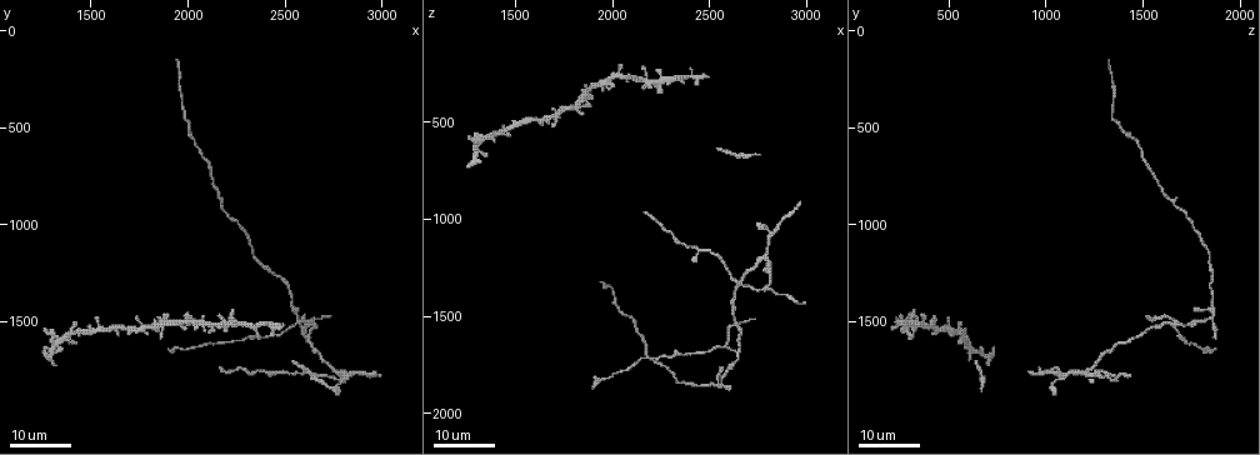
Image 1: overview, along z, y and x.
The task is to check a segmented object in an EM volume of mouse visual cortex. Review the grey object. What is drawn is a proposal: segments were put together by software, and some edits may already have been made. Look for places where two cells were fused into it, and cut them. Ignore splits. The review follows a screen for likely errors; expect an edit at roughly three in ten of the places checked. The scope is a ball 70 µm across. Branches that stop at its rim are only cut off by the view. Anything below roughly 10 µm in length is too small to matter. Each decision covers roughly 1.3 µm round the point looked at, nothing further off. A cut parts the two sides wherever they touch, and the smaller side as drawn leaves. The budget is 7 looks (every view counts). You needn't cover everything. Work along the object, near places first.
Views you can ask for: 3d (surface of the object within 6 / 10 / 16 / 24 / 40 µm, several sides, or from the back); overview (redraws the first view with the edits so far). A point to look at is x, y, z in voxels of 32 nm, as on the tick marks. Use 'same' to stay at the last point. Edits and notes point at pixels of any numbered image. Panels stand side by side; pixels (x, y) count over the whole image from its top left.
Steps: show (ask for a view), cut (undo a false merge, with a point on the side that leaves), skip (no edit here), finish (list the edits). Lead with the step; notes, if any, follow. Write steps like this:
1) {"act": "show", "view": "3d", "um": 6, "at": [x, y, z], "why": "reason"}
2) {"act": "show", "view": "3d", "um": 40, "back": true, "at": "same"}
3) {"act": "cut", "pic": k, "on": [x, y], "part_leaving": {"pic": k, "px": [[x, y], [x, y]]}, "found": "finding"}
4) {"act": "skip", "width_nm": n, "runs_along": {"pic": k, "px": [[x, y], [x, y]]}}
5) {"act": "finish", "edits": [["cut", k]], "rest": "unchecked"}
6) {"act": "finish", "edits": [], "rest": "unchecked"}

{"act": "show", "view": "3d", "um": 24, "at": [2650, 1520, 1690], "why": "three arms meet"}

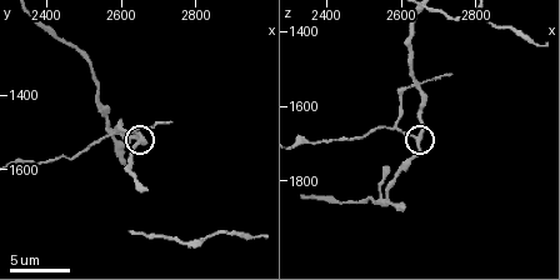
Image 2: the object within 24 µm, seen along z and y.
{"act": "show", "view": "3d", "um": 6, "at": "same", "why": "closer look"}

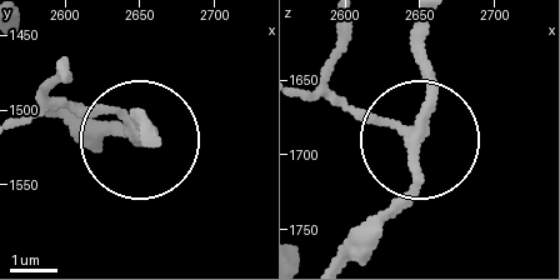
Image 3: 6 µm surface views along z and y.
{"act": "cut", "pic": 3, "on": [59, 98], "arms": 3, "part_leaving": {"pic": 3, "px": [[124, 113], [20, 116]]}, "found": "a second cell is stuck on"}

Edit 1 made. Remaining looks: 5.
{"act": "show", "view": "overview"}

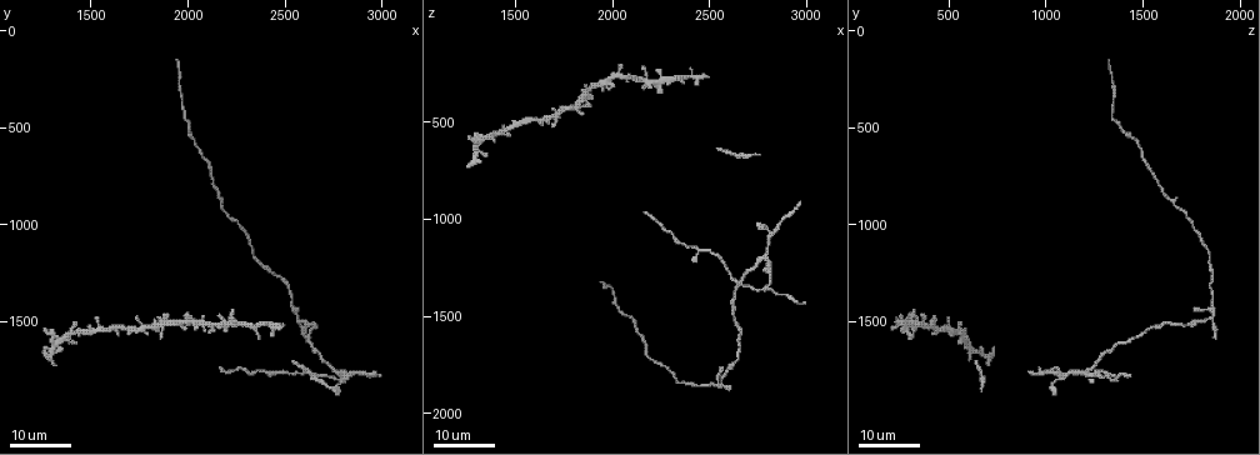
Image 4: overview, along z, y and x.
{"act": "show", "view": "3d", "um": 24, "at": [2570, 1490, 1850], "why": "side arm on a straight run"}

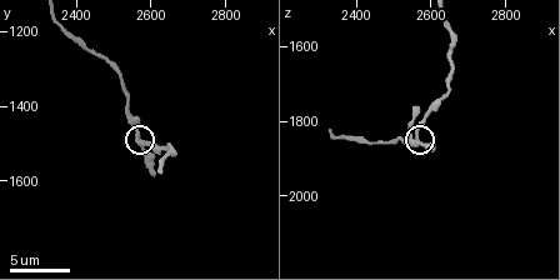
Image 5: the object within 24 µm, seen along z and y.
{"act": "show", "view": "3d", "um": 6, "at": [2560, 1480, 1850]}

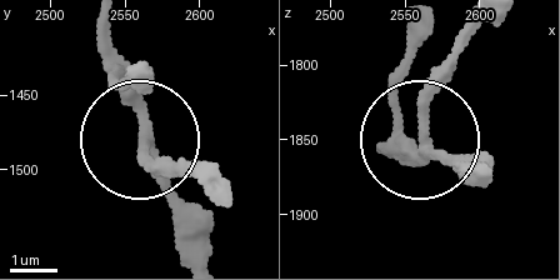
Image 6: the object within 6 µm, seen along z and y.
{"act": "cut", "pic": 6, "on": [395, 139], "found": "a second cell is stuck on"}

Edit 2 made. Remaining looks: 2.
{"act": "finish", "edits": [["cut", 3], ["cut", 6]], "rest": "unchecked"}

